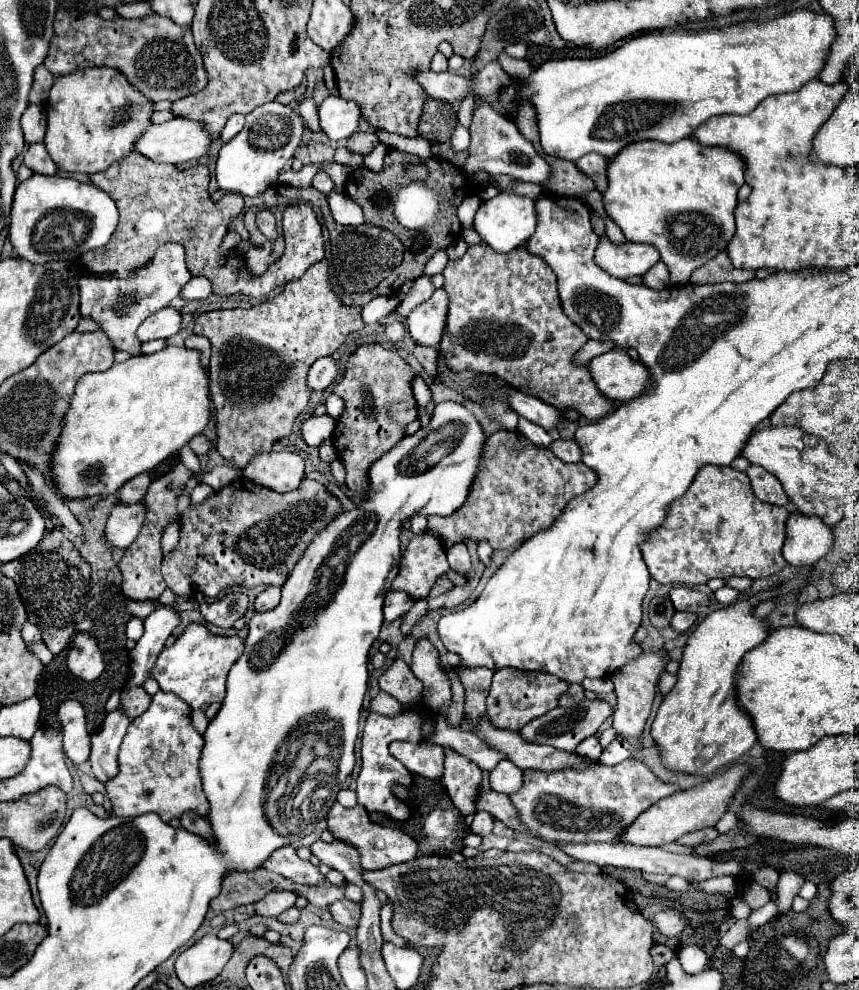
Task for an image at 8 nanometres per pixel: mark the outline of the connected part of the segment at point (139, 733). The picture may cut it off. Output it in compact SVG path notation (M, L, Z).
M158 691L152 697L150 707L130 723L118 753L120 771L104 783L114 815L138 817L144 813L158 813L166 823L172 817L180 817L184 811L208 815L208 801L202 793L198 775L204 739L192 727L190 713L190 707L180 697Z

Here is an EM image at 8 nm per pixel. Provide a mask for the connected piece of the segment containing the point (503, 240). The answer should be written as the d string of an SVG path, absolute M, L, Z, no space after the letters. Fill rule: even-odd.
M502 191L496 197L492 197L480 205L480 209L476 211L476 217L474 217L474 229L478 231L482 241L488 243L494 251L508 253L512 249L520 247L528 239L528 235L534 233L534 229L536 229L536 203L534 203L534 199Z

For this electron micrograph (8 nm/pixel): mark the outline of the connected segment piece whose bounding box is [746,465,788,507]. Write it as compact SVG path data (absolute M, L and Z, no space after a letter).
M750 465L746 475L750 479L750 487L752 487L754 495L760 497L764 503L774 503L774 505L782 505L782 507L788 505L788 497L782 491L782 485L768 471L764 471L758 465Z

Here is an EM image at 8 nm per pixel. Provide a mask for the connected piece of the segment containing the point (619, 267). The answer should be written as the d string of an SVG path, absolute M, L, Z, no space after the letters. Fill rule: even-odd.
M608 235L600 237L596 247L596 263L610 275L618 279L628 279L636 275L644 275L654 263L660 261L658 251L652 245L644 243L612 243Z

